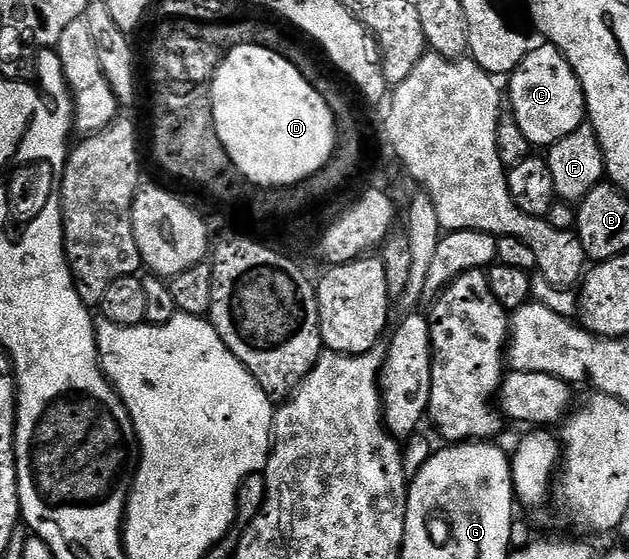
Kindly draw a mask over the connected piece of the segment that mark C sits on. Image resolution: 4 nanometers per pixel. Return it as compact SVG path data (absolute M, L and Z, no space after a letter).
M542 41L539 44L527 50L524 61L520 61L508 76L508 107L524 137L528 137L531 148L549 149L560 137L568 137L568 133L584 126L588 116L584 89L564 53L551 43Z

